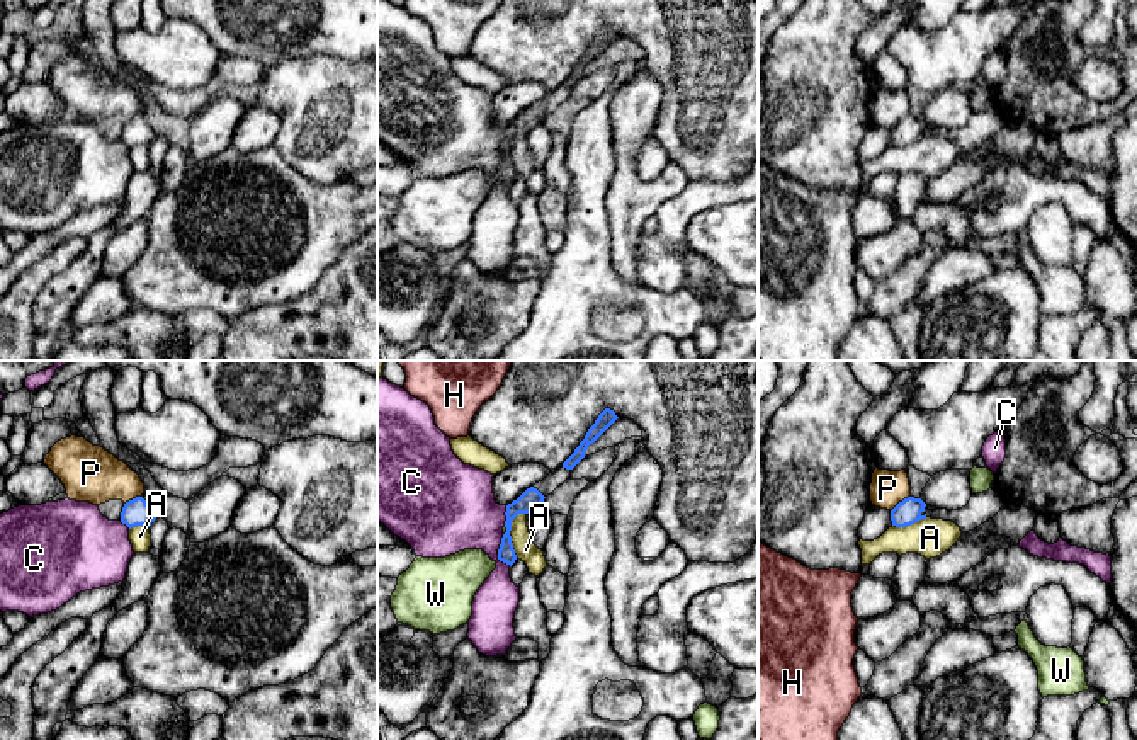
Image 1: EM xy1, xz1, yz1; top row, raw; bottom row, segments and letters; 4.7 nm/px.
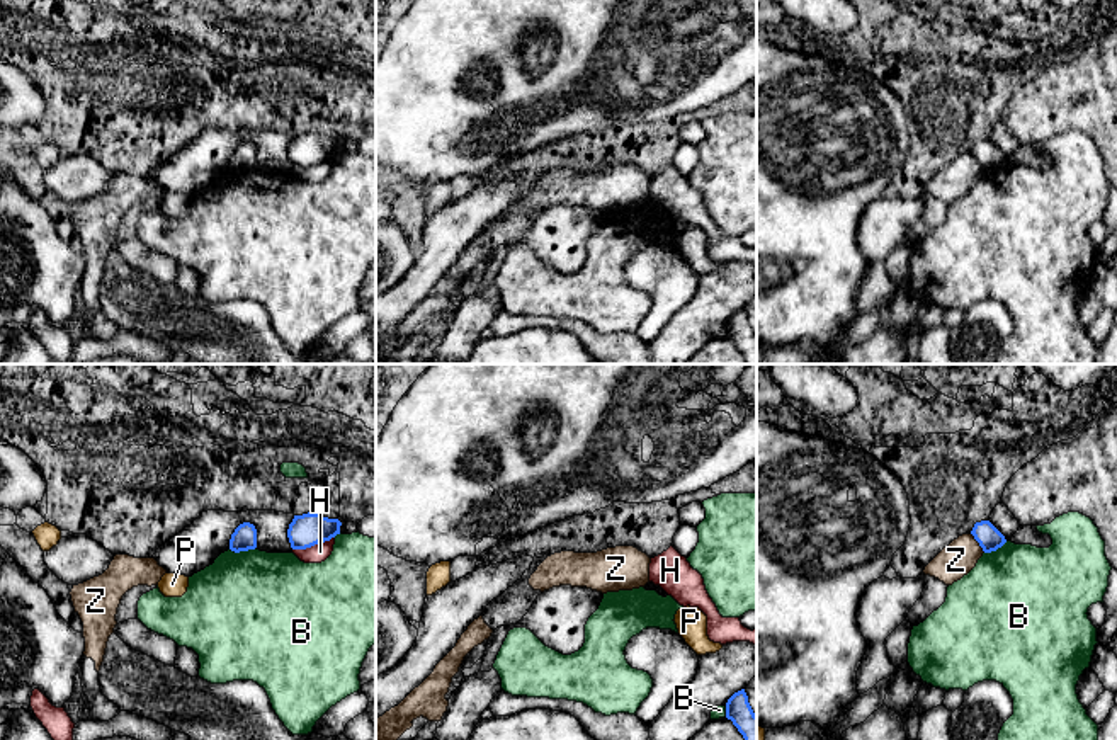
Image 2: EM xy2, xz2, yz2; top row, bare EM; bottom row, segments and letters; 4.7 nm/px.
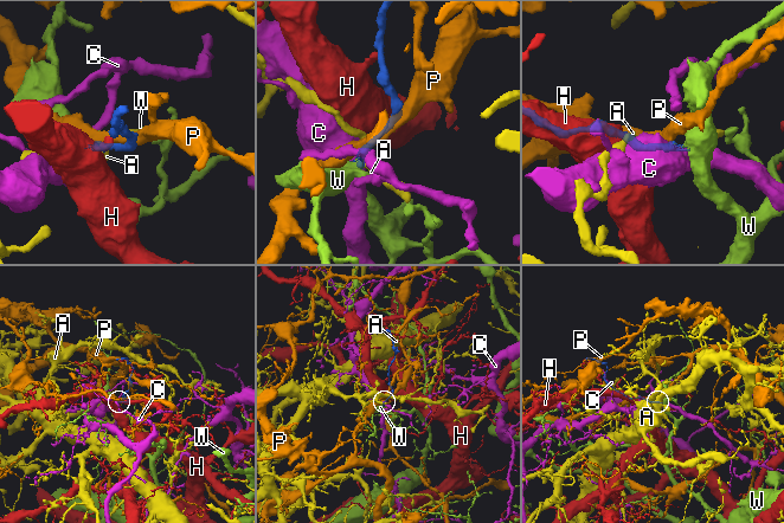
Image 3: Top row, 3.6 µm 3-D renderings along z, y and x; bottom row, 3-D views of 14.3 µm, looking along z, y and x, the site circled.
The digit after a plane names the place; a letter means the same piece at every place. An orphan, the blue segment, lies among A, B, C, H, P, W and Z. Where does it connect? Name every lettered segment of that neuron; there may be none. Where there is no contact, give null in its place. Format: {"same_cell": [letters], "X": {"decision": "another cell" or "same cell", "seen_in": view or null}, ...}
{"same_cell": ["W"], "A": {"decision": "another cell", "seen_in": "xz1"}, "B": {"decision": "another cell", "seen_in": "xy2"}, "C": {"decision": "another cell", "seen_in": "xz1"}, "H": {"decision": "another cell", "seen_in": "xy2"}, "P": {"decision": "another cell", "seen_in": "yz1"}, "W": {"decision": "same cell", "seen_in": "xz1"}, "Z": {"decision": "another cell", "seen_in": "yz2"}}

